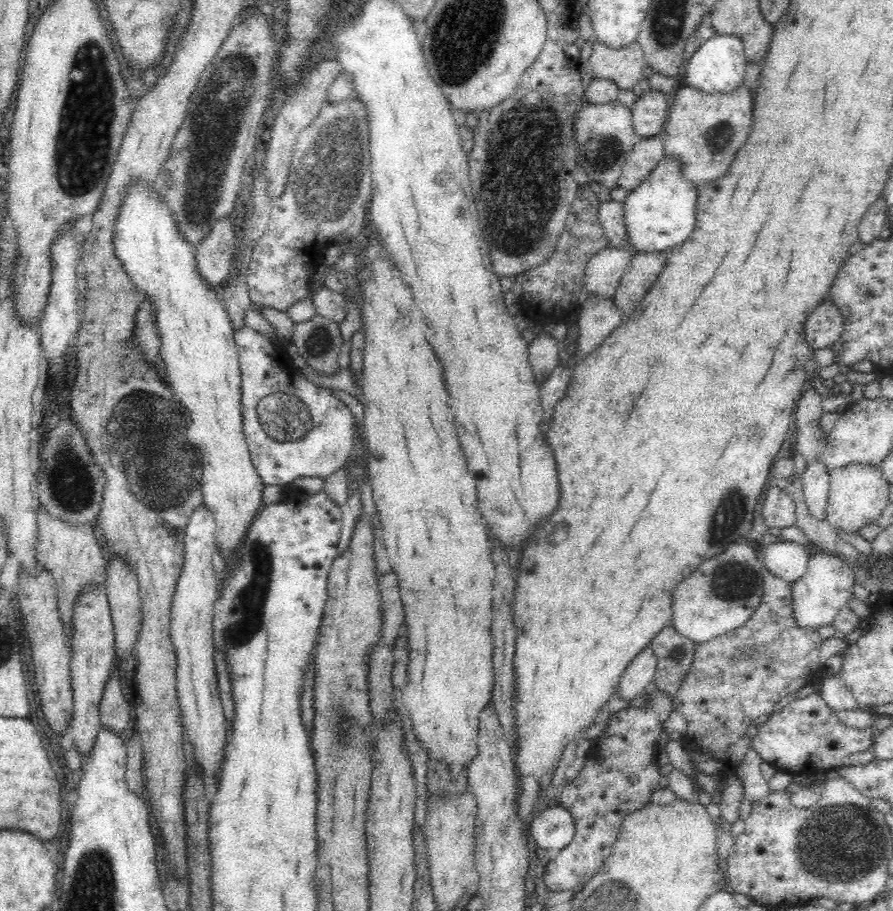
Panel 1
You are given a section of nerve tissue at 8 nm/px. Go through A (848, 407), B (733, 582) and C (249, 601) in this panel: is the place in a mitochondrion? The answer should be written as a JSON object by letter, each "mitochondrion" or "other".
{"A":"other","B":"mitochondrion","C":"mitochondrion"}

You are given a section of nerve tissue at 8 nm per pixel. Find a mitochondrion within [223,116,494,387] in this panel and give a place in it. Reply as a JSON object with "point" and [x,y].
{"point":[318,341]}

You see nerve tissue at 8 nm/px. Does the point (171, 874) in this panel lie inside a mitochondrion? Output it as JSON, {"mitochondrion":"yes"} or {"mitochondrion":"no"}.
{"mitochondrion":"no"}

